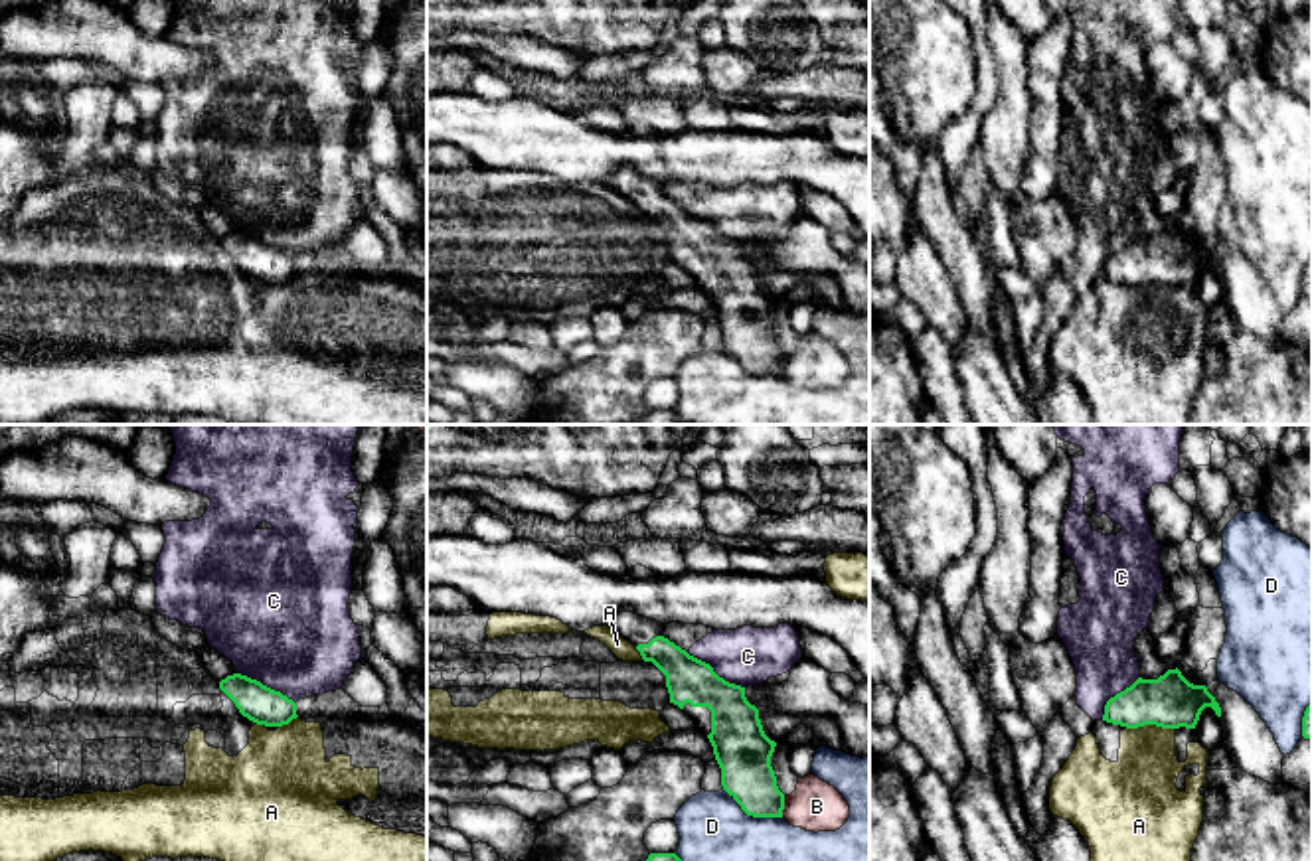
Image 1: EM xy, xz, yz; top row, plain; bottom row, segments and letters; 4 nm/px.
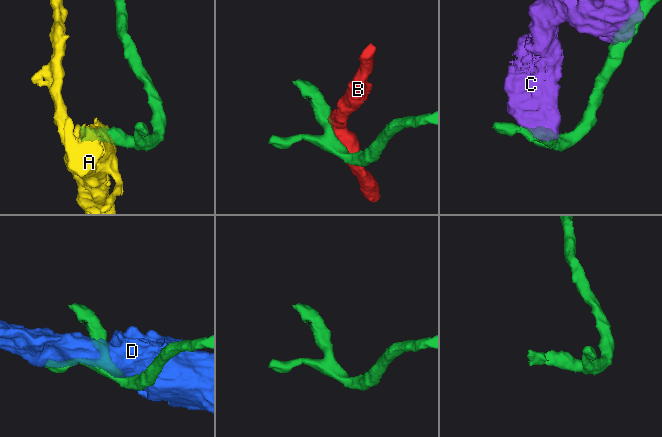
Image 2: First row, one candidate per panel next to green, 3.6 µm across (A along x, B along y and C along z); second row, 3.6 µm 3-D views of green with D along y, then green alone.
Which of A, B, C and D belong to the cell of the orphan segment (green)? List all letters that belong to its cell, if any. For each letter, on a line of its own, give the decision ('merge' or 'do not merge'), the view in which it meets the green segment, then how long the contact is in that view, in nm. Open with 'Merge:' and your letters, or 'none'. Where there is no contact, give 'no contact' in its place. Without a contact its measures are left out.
Merge: none
A: do not merge; meets green in yz; contact 200 nm long
B: do not merge; meets green in xz; contact 90 nm long
C: do not merge; meets green in xy; contact 280 nm long
D: do not merge; meets green in xz; contact 280 nm long

